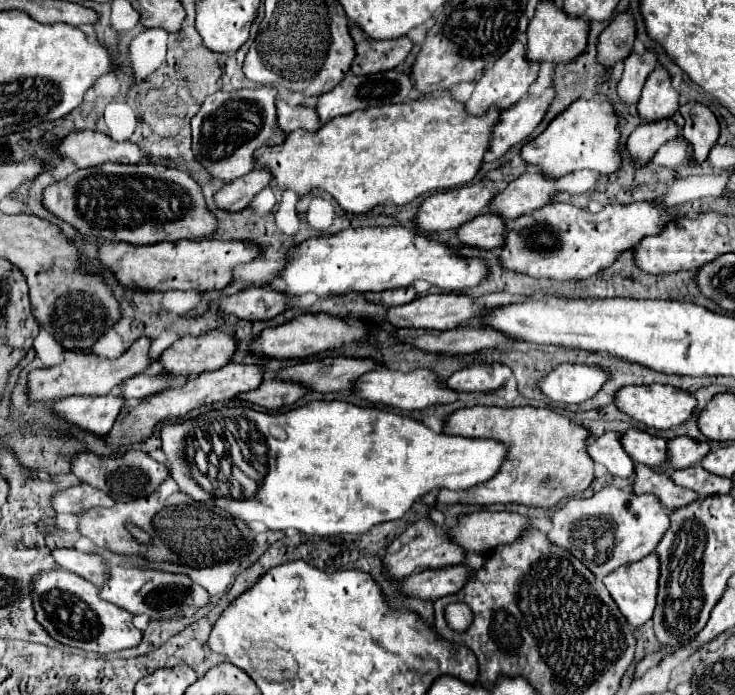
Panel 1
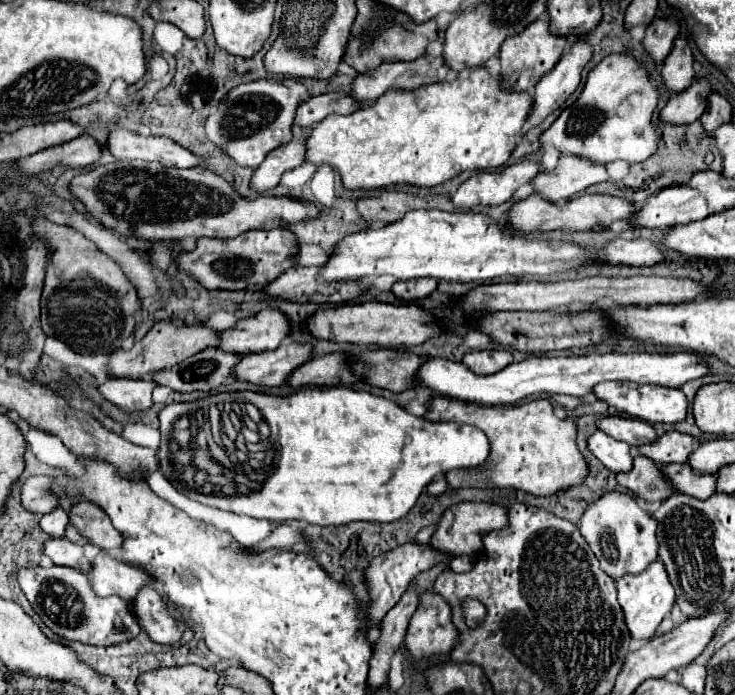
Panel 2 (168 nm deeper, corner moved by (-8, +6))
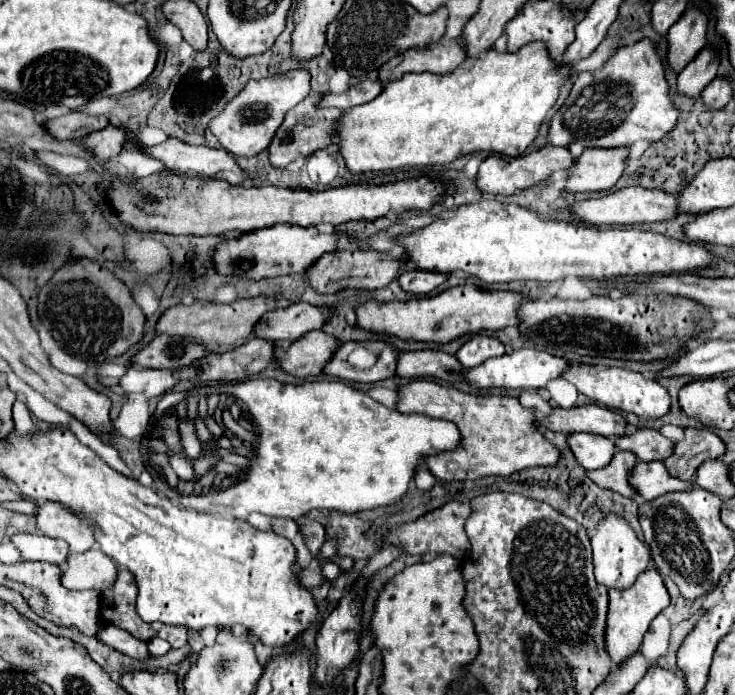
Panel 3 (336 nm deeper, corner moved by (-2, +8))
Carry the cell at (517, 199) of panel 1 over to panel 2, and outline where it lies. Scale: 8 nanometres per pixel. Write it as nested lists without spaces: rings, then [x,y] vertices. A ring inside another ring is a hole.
[[[562,157],[558,167],[552,171],[540,173],[532,183],[536,185],[536,193],[544,199],[556,203],[558,199],[570,199],[586,191],[588,187],[608,181],[608,173],[604,165],[586,161],[582,157]]]

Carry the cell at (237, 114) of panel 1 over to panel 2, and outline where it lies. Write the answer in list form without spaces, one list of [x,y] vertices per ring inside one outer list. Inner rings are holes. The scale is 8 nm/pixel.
[[[264,79],[238,85],[224,97],[224,101],[220,101],[218,109],[206,119],[206,135],[238,165],[256,169],[270,151],[290,141],[290,127],[294,123],[296,109],[308,99],[310,95],[306,85],[296,79]]]

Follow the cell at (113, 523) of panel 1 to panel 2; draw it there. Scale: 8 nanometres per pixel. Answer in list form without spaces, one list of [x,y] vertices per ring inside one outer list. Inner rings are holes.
[[[78,501],[68,509],[70,525],[86,537],[92,545],[102,551],[110,551],[122,545],[122,535],[110,525],[110,519],[98,505],[90,505],[90,501]]]

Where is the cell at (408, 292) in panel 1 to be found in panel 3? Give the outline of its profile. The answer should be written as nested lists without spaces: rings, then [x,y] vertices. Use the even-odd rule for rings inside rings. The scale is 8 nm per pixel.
[[[408,271],[398,277],[398,283],[406,293],[428,295],[434,289],[438,289],[446,279],[448,279],[448,275],[440,275],[440,273],[432,273],[432,271]]]

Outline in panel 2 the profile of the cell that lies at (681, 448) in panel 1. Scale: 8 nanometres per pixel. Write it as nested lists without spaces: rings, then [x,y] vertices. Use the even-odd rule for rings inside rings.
[[[668,431],[662,437],[658,437],[654,443],[638,447],[638,451],[644,457],[652,459],[656,465],[660,465],[660,463],[662,465],[666,465],[666,463],[686,463],[694,445],[698,445],[698,441],[692,435]]]

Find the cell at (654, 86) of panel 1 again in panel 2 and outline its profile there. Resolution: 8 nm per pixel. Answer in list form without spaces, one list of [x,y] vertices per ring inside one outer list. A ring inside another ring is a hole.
[[[678,37],[662,65],[662,77],[670,91],[680,93],[694,81],[694,55],[686,37]]]

